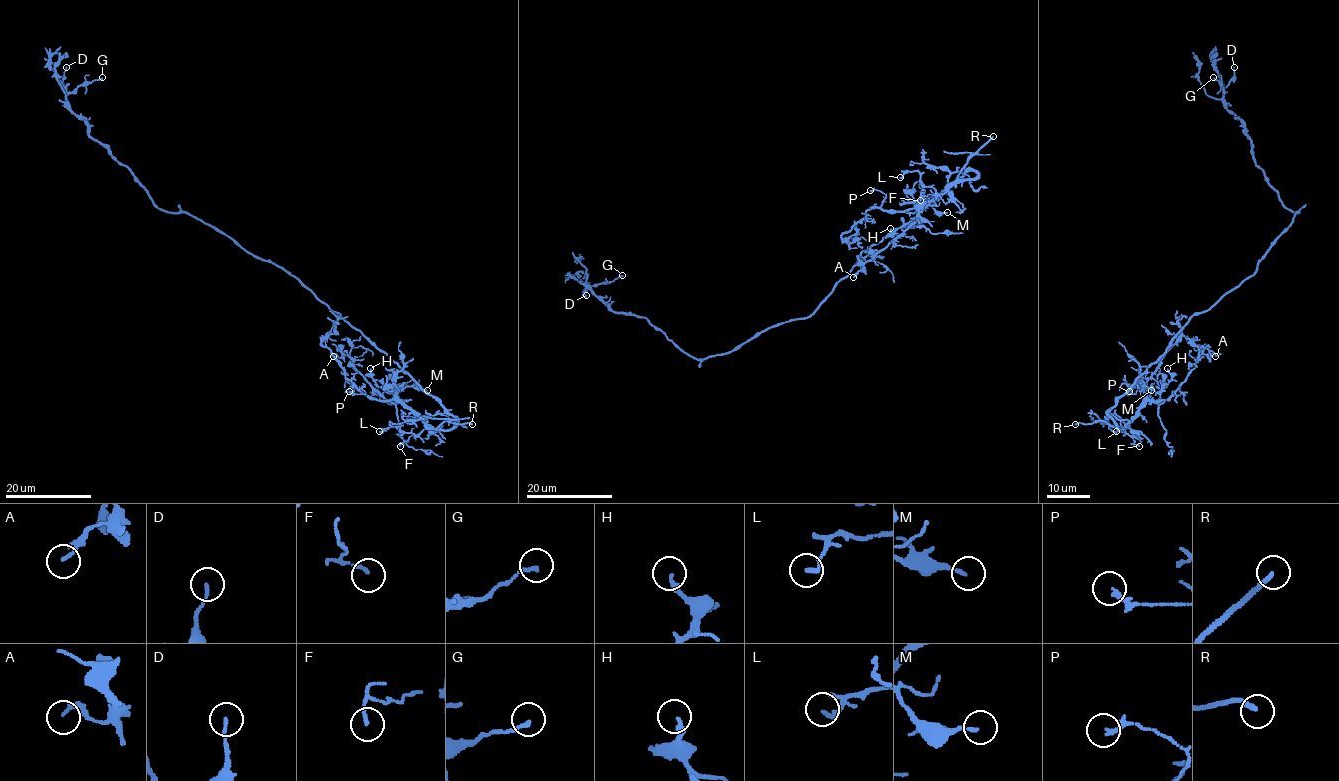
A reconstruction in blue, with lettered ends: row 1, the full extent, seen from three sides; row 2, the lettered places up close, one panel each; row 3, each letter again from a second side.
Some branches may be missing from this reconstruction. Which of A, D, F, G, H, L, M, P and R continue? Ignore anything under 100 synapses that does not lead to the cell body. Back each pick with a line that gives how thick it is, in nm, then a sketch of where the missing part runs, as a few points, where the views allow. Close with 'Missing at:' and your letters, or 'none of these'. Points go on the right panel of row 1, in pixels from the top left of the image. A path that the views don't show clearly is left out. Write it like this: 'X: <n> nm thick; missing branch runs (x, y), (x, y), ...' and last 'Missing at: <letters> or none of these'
R: 220 nm thick; missing branch runs (1075, 424), (1068, 428), (1066, 446), (1072, 470), (1067, 474)
Missing at: R

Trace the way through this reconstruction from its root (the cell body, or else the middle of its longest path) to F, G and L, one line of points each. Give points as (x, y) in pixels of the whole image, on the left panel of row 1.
F: (321, 301), (358, 328), (457, 419), (450, 429), (425, 428), (400, 446)
G: (321, 301), (289, 272), (212, 227), (155, 204), (69, 108), (69, 94), (102, 77)
L: (321, 301), (358, 328), (457, 419), (450, 429), (425, 428), (417, 435), (403, 432), (399, 426), (379, 431)

